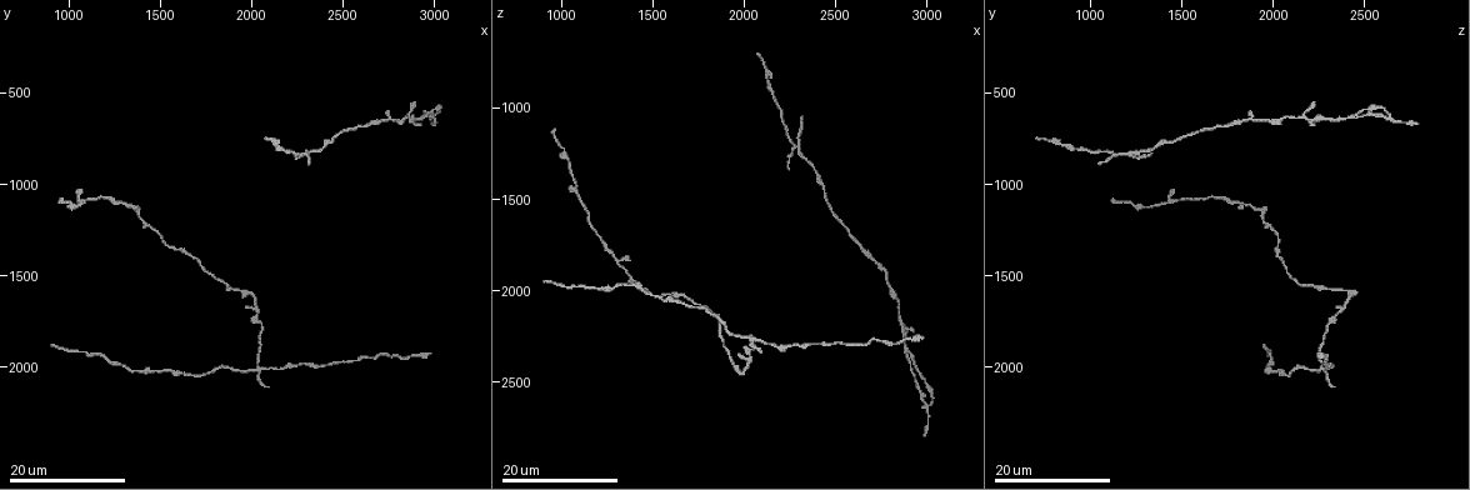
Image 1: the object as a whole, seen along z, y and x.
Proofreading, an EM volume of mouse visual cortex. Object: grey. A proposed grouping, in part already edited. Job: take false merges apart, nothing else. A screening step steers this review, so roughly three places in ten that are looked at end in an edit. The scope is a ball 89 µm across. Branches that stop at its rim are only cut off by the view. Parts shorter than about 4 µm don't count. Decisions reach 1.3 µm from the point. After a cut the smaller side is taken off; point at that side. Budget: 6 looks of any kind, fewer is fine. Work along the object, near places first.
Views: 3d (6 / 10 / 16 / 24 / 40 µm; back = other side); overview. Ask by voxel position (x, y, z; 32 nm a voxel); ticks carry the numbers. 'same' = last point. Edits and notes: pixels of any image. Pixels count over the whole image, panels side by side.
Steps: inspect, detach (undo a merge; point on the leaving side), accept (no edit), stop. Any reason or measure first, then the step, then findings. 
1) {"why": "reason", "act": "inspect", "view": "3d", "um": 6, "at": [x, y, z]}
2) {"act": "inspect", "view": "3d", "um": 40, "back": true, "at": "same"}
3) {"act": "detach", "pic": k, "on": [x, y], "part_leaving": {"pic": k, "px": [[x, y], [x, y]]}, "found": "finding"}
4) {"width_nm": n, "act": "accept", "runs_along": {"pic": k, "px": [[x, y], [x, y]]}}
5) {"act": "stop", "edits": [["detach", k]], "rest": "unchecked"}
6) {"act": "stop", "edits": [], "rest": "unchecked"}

{"why": "sudden change in width", "act": "inspect", "view": "3d", "um": 16, "at": [2000, 1580, 2440]}

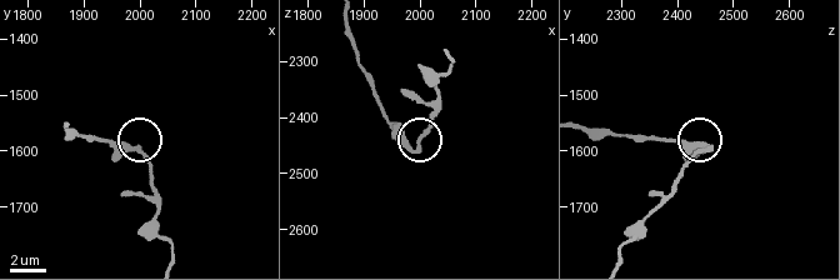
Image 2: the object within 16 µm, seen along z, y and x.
{"why": "closer look", "act": "inspect", "view": "3d", "um": 10, "at": [2000, 1600, 2445]}

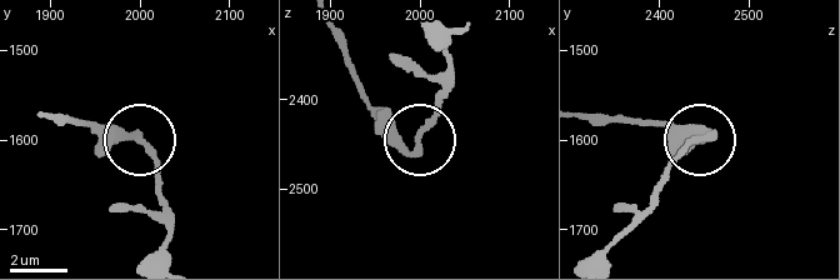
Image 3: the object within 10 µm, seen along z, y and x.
{"width_nm": 320, "act": "accept", "runs_along": {"pic": 3, "px": [[584, 116], [699, 130], [704, 138], [658, 185]]}, "found": "one cell here"}

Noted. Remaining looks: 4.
{"why": "four-way junction", "act": "inspect", "view": "3d", "um": 16, "at": [2020, 2020, 2260]}

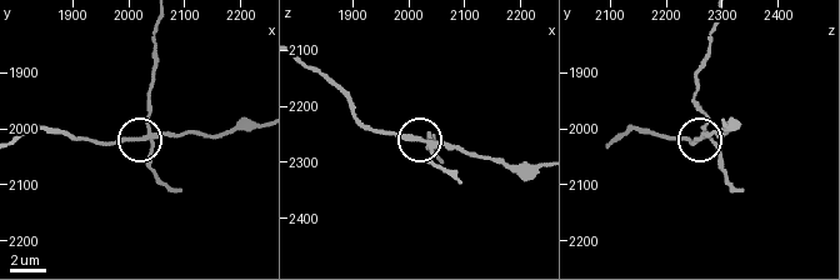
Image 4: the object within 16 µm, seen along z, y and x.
{"act": "inspect", "view": "3d", "um": 6, "at": [2040, 2015, 2265]}

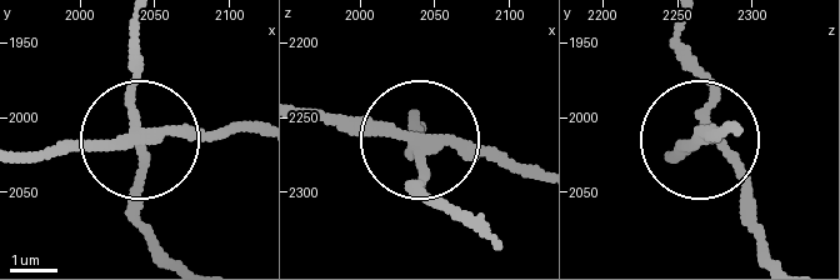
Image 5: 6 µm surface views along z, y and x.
{"act": "detach", "pic": 5, "on": [71, 141], "part_leaving": {"pic": 5, "px": [[135, 138], [20, 150]]}, "found": "a second cell is stuck on"}

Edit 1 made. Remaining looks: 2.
{"act": "stop", "edits": [["detach", 5]], "rest": "unchecked"}

